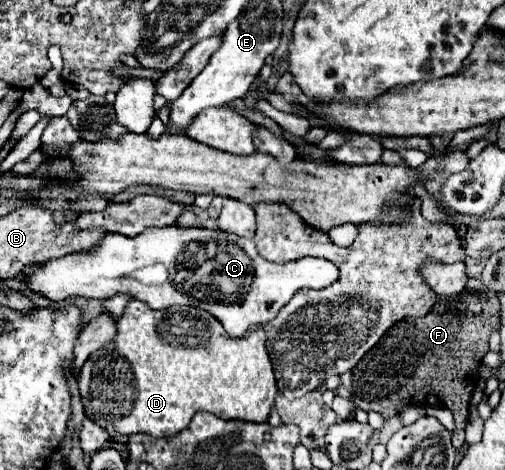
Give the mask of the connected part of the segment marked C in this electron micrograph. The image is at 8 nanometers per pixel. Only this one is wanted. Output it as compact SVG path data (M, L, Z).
M176 226L168 228L146 228L138 236L106 234L106 238L92 250L70 254L60 260L50 260L38 272L26 278L28 288L50 298L52 302L62 302L74 296L84 298L110 298L114 294L128 294L136 300L144 300L150 308L162 310L168 306L196 306L216 316L230 336L242 336L242 332L252 324L270 322L278 316L280 308L290 302L290 298L302 288L326 288L338 280L338 268L324 258L304 257L288 264L272 264L262 260L256 252L252 240L240 236L230 236L218 228L188 228L180 230Z

